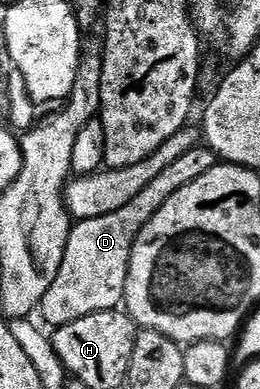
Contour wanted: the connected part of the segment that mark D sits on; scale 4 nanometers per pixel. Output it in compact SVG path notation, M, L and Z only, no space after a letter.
M207 145L195 147L154 177L154 181L150 181L142 193L136 194L134 201L122 205L122 209L106 213L106 217L79 220L66 241L66 253L58 277L54 277L54 285L50 285L38 308L38 315L49 323L49 328L90 317L90 313L117 310L124 301L130 253L144 226L152 220L154 213L158 213L158 209L162 209L162 205L166 205L166 201L170 201L170 197L174 197L174 193L178 193L178 189L186 189L190 181L198 181L202 173L210 173L210 169L217 165L216 154Z

